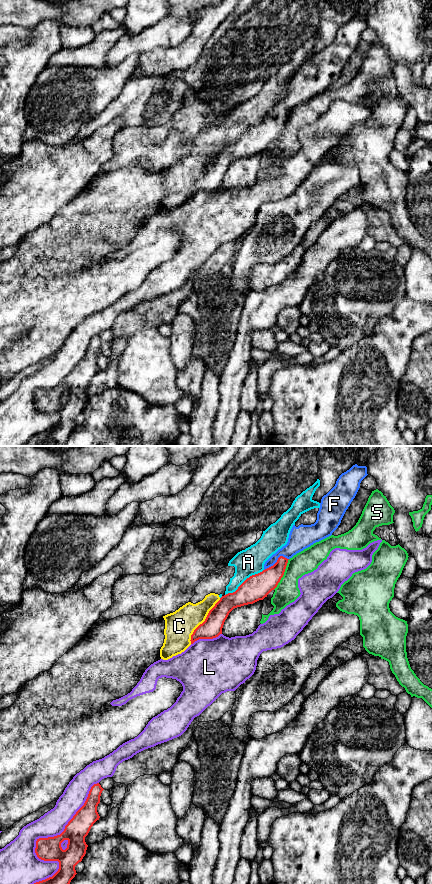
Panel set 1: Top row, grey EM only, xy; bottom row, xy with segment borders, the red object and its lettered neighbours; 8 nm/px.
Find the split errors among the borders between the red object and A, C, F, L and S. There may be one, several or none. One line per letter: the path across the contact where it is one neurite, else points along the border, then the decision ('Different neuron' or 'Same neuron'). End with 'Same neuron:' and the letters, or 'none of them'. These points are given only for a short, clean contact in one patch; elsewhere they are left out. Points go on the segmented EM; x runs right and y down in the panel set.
A: Different neuron
C: Different neuron
F: Same neuron
L: Different neuron
S: Different neuron
Same neuron: F

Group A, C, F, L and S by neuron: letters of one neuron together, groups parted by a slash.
A C / F / L / S

